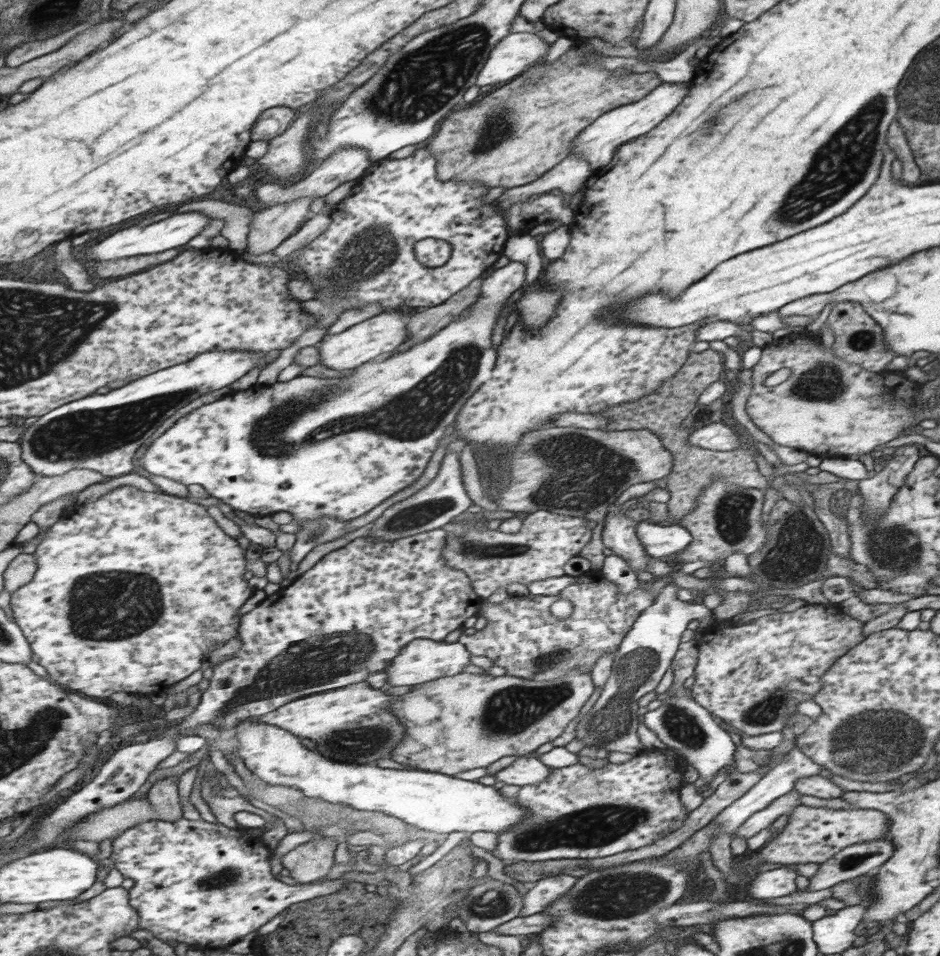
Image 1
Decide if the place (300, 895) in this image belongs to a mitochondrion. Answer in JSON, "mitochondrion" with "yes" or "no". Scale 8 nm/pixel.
{"mitochondrion":"no"}

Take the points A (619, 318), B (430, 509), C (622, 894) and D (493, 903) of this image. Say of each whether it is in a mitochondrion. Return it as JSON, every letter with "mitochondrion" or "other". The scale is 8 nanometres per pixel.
{"A":"other","B":"mitochondrion","C":"mitochondrion","D":"mitochondrion"}

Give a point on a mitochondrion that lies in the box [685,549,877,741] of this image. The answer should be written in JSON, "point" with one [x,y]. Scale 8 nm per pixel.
{"point":[766,710]}

